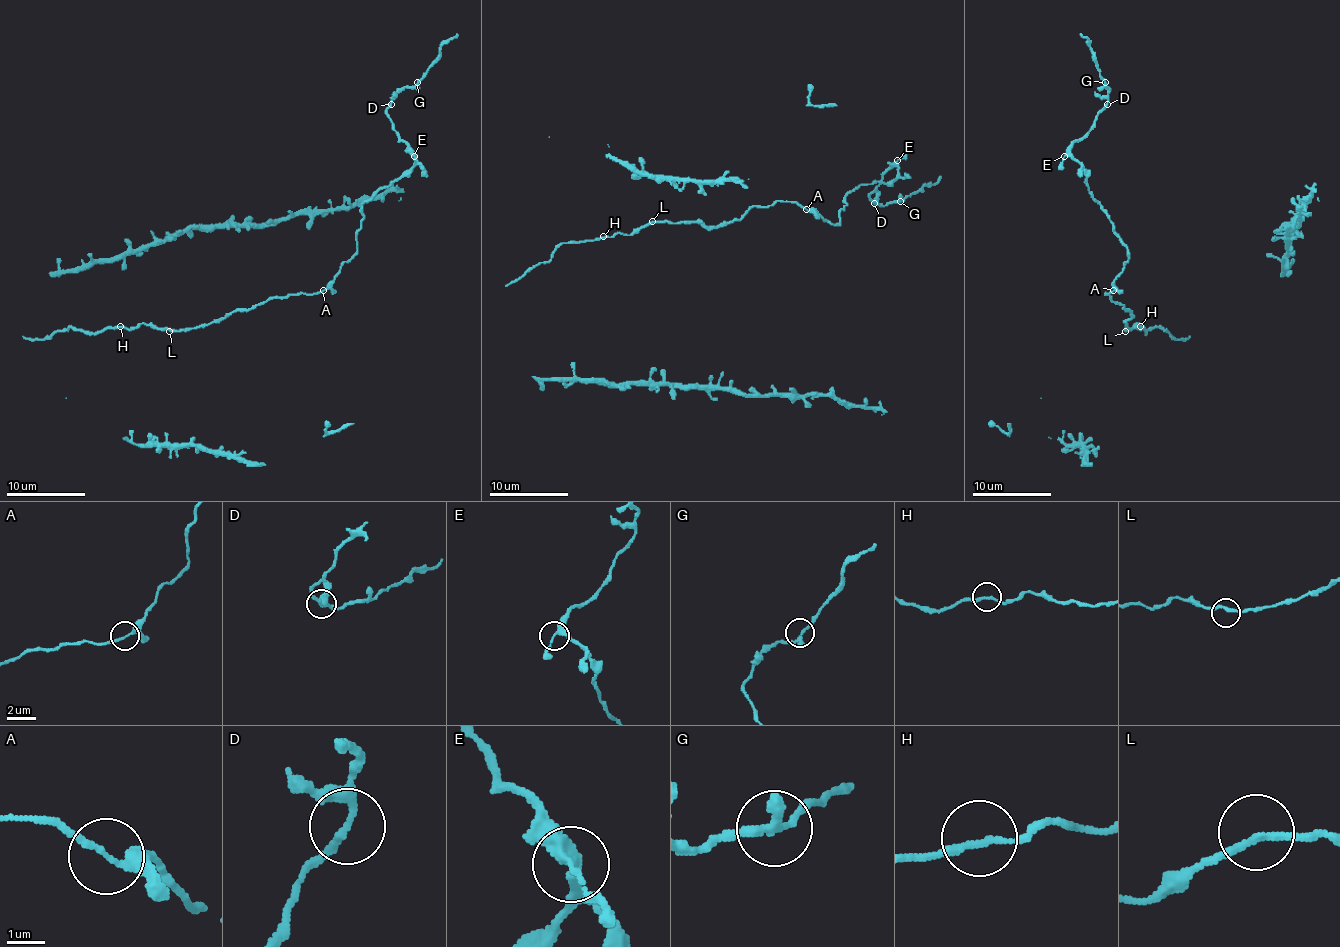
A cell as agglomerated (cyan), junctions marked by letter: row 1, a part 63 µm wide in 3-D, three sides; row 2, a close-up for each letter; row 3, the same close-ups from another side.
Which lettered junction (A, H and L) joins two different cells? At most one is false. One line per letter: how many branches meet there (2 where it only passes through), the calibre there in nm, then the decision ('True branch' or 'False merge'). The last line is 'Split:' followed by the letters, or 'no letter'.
A: Branches: 3. Thickness 160 nm. True branch
H: Branches: 2. Thickness 170 nm. True branch
L: Branches: 2. Thickness 180 nm. True branch
Split: no letter

